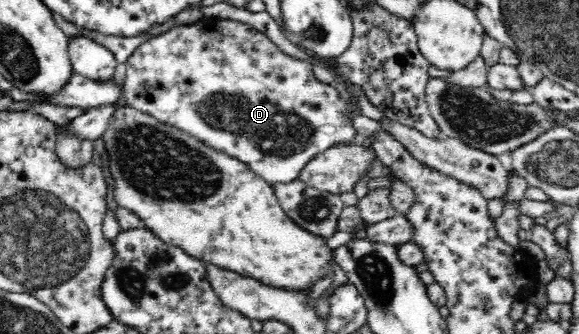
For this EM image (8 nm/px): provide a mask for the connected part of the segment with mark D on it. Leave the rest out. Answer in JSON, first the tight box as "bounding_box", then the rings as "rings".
{"bounding_box":[123,18,360,185],"rings":[[[203,18],[197,23],[173,28],[153,40],[147,41],[139,46],[125,63],[126,73],[123,89],[129,106],[142,110],[161,122],[177,127],[189,135],[195,136],[196,139],[201,139],[202,143],[241,160],[241,163],[244,163],[255,175],[264,178],[271,185],[299,179],[301,170],[310,160],[313,160],[313,157],[319,155],[320,152],[332,147],[333,144],[360,140],[356,136],[352,122],[347,119],[345,101],[339,97],[335,88],[315,79],[312,66],[308,61],[298,60],[283,53],[265,34],[256,31],[247,24],[233,22],[233,20]]]}

